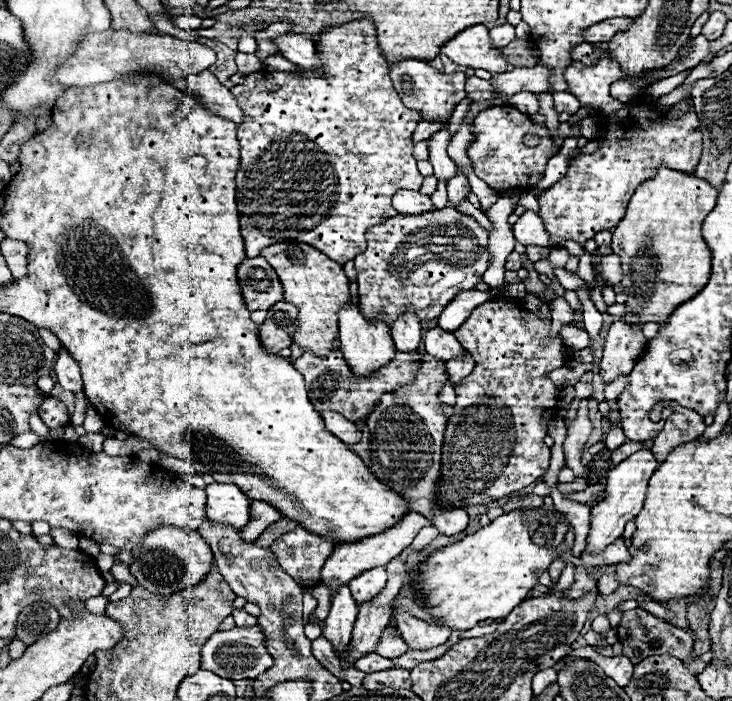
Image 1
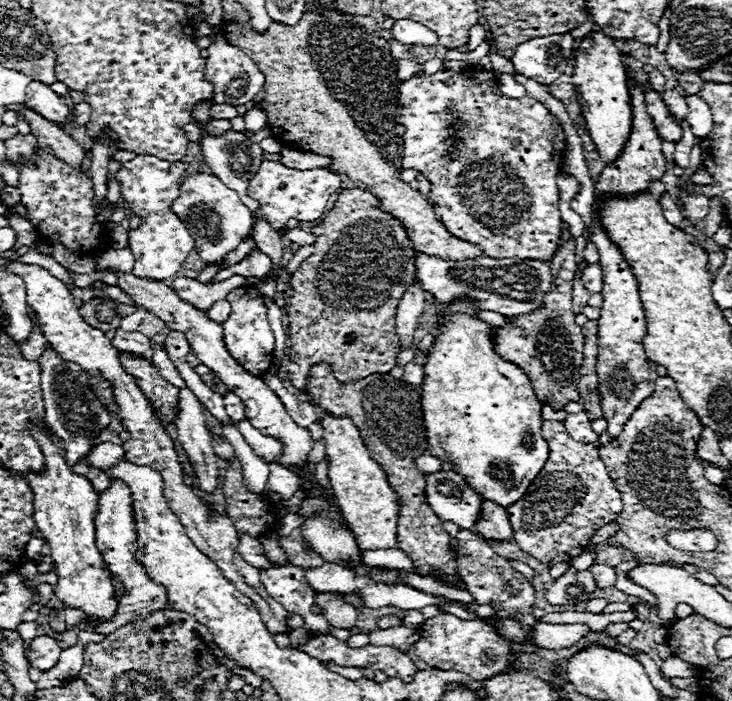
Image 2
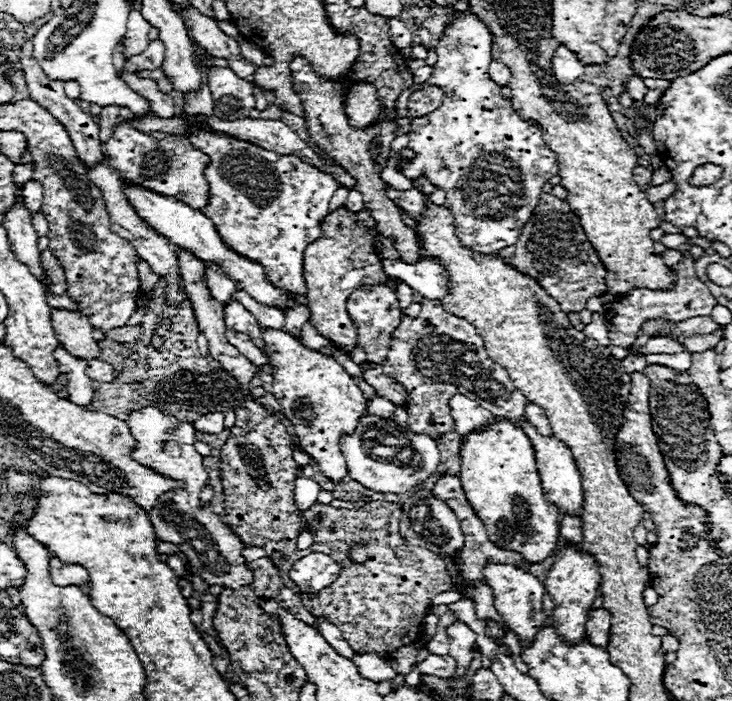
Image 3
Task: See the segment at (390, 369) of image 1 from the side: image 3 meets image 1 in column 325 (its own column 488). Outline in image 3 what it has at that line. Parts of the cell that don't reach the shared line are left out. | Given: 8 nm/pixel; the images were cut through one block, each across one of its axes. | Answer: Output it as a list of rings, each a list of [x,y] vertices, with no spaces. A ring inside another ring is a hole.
[[[422,300],[422,312],[418,318],[404,316],[400,328],[392,334],[392,348],[384,360],[384,374],[400,382],[410,394],[408,424],[412,432],[428,434],[432,438],[454,430],[448,400],[454,394],[464,392],[472,396],[494,416],[508,418],[512,422],[524,420],[524,408],[528,400],[514,386],[508,372],[486,356],[484,342],[476,328],[464,318],[446,312],[440,300]]]

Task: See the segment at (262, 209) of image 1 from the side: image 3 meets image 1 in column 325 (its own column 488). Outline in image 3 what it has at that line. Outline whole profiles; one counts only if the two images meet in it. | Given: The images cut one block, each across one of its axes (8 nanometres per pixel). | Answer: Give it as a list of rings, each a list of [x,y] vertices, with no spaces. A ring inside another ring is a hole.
[[[474,14],[466,18],[464,16],[452,18],[438,40],[438,46],[436,46],[438,62],[434,66],[430,80],[424,84],[414,84],[412,88],[404,90],[396,102],[398,116],[404,118],[408,112],[406,102],[416,90],[422,90],[428,86],[440,86],[444,90],[444,102],[440,108],[436,108],[426,116],[412,118],[410,132],[408,132],[408,138],[410,138],[408,146],[416,152],[416,158],[412,164],[408,164],[402,170],[402,174],[406,178],[424,176],[434,186],[446,190],[446,208],[454,214],[456,234],[460,236],[466,248],[472,248],[474,252],[480,252],[480,254],[496,254],[502,248],[516,244],[524,224],[530,220],[538,204],[542,186],[552,176],[558,174],[556,152],[552,152],[546,146],[540,128],[522,120],[518,112],[512,108],[510,100],[506,100],[500,94],[500,86],[494,80],[490,80],[490,74],[488,74],[488,66],[492,62],[490,46],[492,46],[492,34],[484,26],[484,22],[478,20]]]

